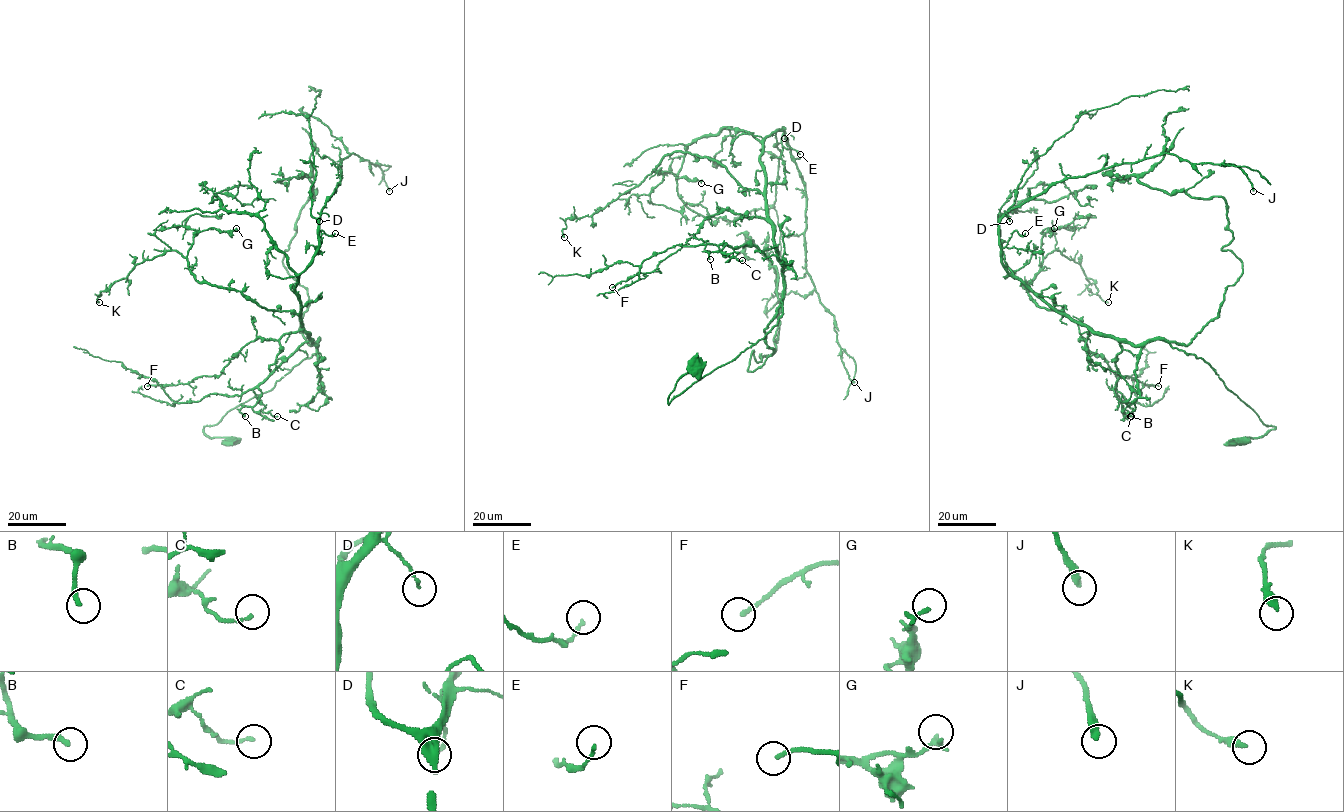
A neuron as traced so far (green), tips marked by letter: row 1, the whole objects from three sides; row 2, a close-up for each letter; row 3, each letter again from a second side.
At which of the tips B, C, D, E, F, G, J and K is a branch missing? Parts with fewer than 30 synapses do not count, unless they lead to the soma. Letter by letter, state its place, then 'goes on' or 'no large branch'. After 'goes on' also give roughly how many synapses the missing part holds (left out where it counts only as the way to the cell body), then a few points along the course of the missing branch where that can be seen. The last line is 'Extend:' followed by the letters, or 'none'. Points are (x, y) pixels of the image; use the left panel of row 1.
B: place (245, 416); no large branch
C: place (277, 416); no large branch
D: place (319, 221); no large branch
E: place (335, 233); no large branch
F: place (147, 386); no large branch
G: place (236, 228); no large branch
J: place (389, 191); no large branch
K: place (99, 302); no large branch
Extend: none

